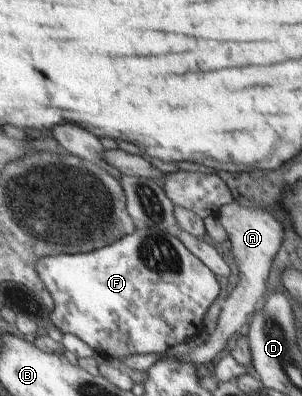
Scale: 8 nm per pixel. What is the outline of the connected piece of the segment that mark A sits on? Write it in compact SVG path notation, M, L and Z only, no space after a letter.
M234 200L219 208L218 218L223 228L228 232L228 239L232 244L232 247L228 250L231 250L233 256L235 256L239 268L239 281L233 292L225 297L225 310L221 312L218 318L216 329L209 334L210 338L203 346L197 346L194 342L182 343L170 349L165 355L133 355L119 359L132 369L148 371L159 359L166 359L167 357L177 357L182 361L193 361L201 364L214 363L217 354L225 347L230 346L235 335L245 330L256 311L258 303L262 302L267 296L268 285L272 283L273 274L276 270L273 265L273 258L281 248L283 240L282 225L273 214L266 212L263 208L242 207Z

